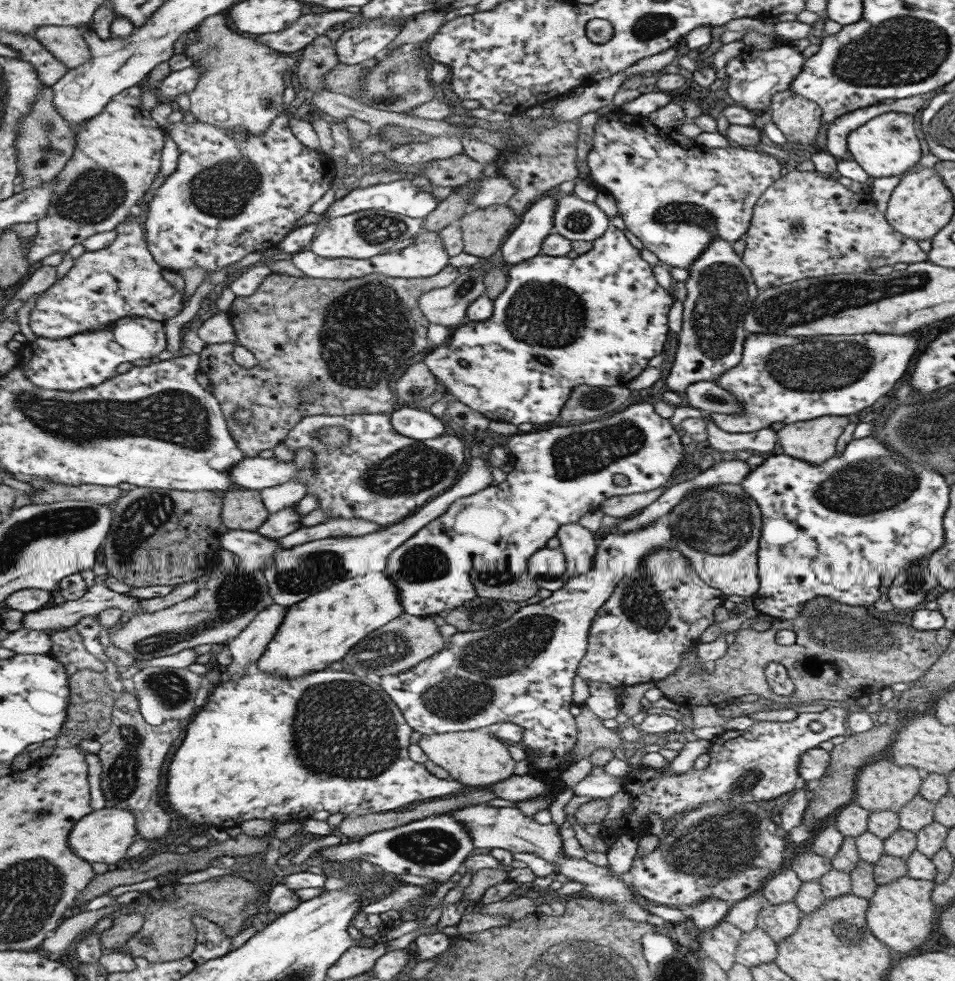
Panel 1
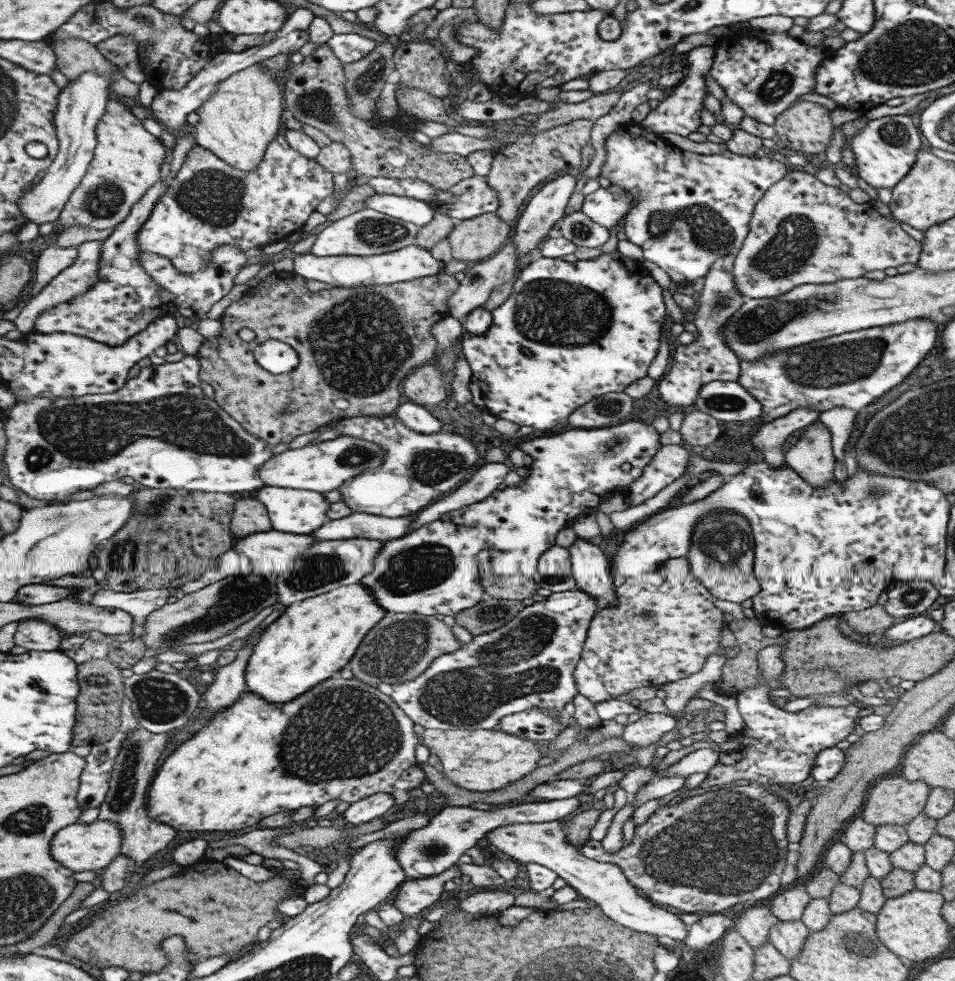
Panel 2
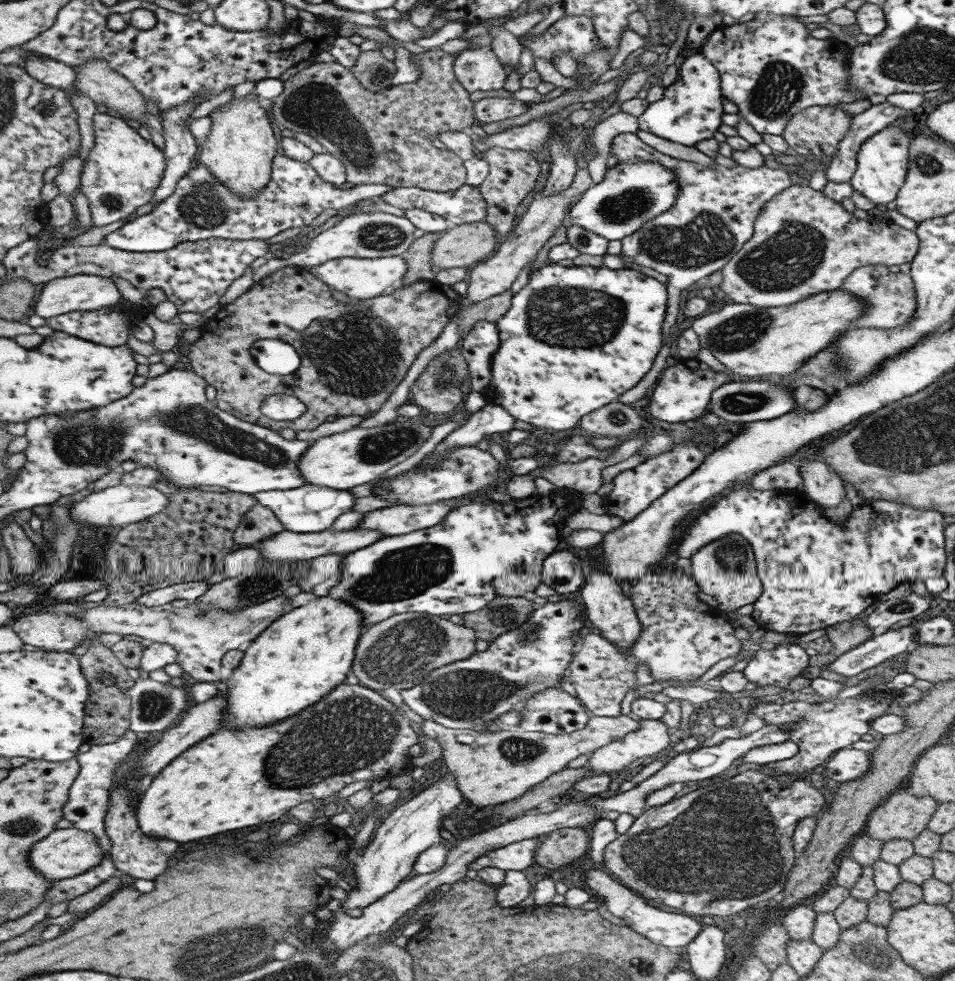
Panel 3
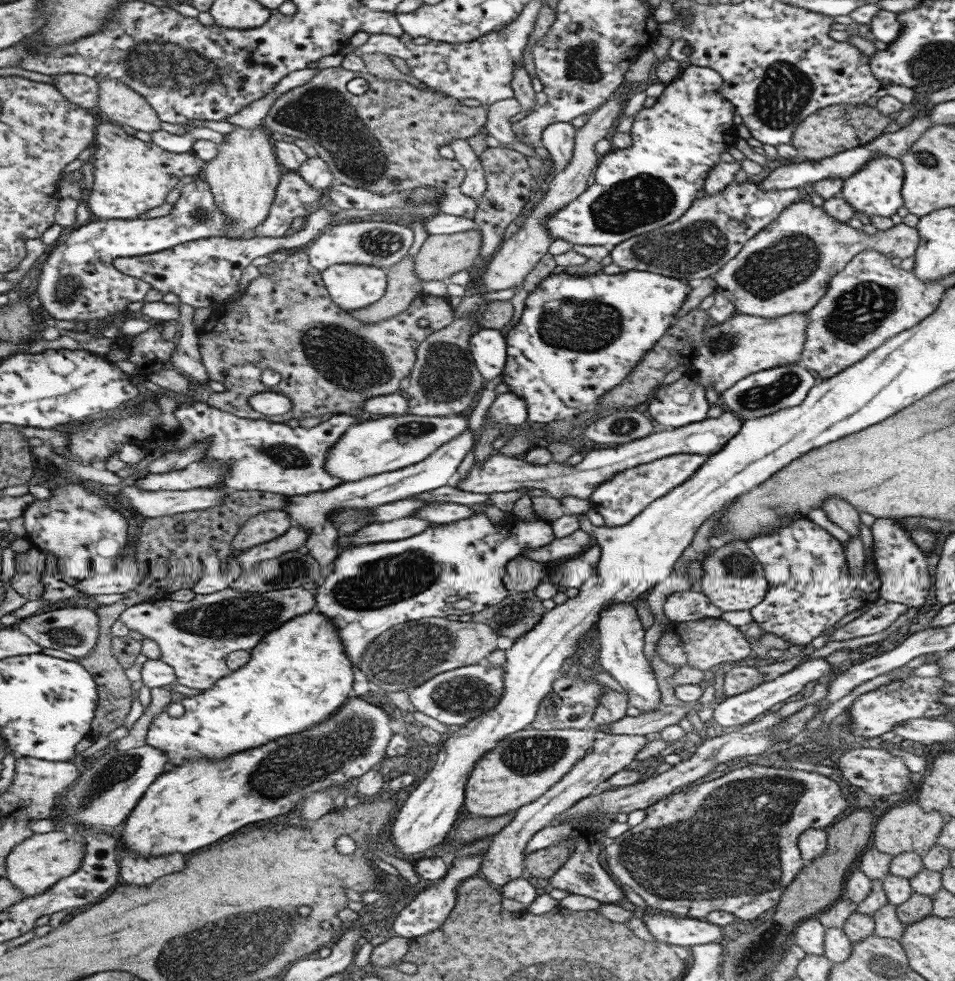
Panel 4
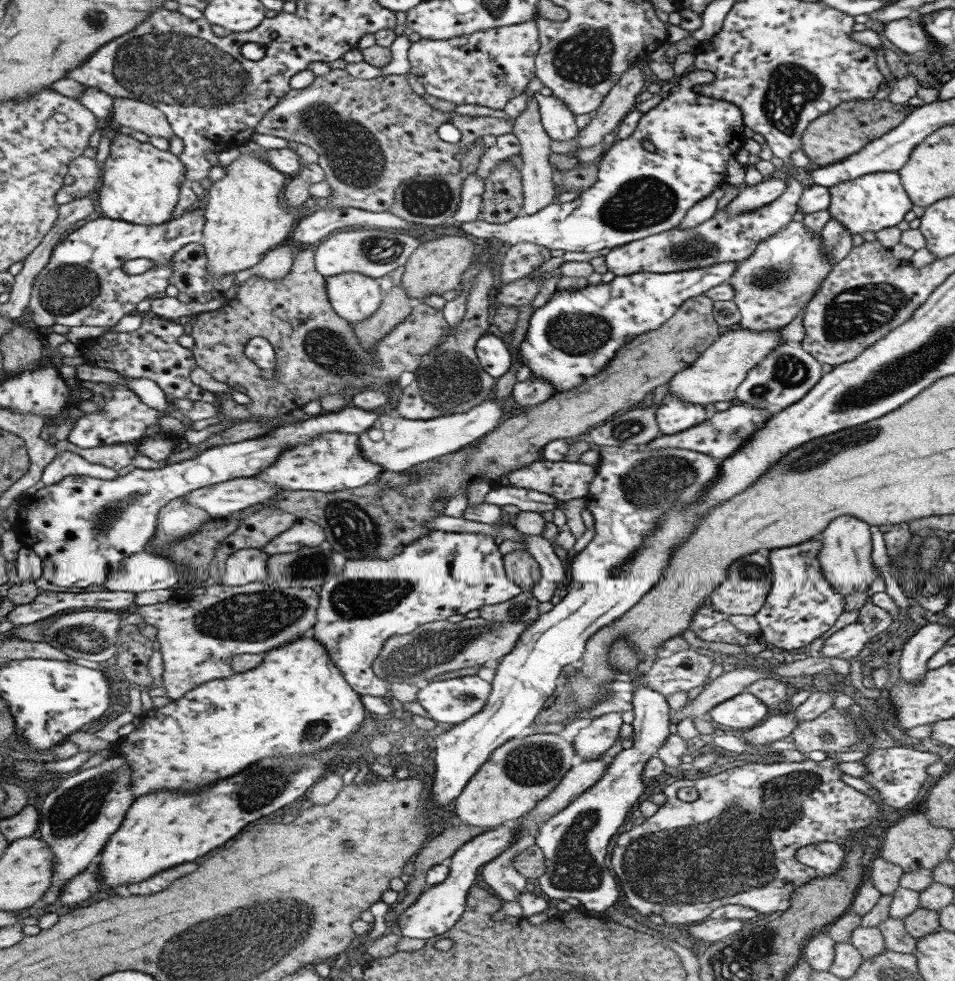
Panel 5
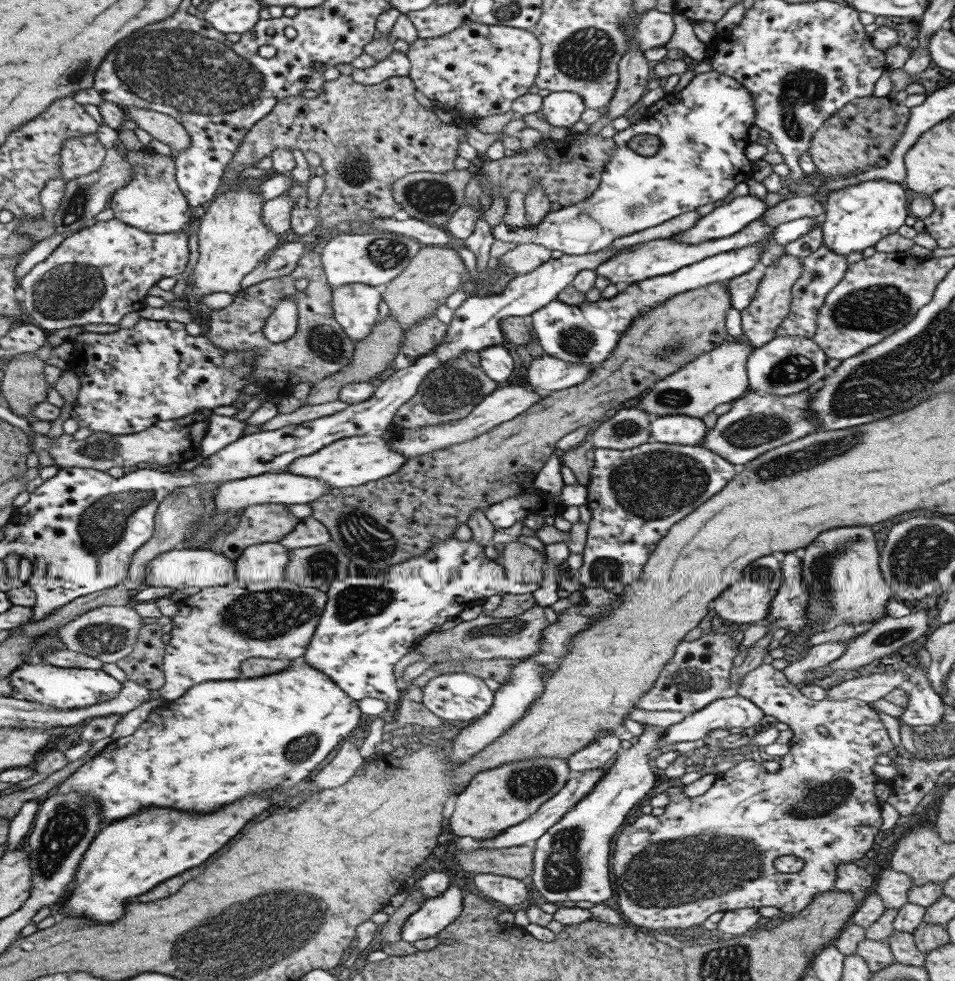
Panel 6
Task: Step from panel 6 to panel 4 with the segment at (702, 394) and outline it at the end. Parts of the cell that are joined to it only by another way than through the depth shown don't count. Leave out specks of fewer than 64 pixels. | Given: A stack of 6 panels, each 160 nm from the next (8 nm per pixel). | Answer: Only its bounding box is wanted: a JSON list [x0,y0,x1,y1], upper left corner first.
[691,311,808,396]

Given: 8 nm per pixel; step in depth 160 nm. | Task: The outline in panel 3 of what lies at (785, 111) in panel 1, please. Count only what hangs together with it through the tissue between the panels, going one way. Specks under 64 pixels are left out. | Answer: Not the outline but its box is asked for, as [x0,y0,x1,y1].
[780,106,853,160]

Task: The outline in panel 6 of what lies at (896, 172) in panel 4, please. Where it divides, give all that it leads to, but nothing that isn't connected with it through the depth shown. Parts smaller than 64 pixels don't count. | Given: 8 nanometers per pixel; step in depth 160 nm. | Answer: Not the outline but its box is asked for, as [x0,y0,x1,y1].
[820,180,909,255]

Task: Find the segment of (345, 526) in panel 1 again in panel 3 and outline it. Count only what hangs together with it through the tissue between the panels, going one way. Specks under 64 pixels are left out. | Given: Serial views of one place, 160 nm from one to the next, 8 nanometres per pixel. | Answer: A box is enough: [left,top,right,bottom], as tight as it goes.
[360,501,451,537]

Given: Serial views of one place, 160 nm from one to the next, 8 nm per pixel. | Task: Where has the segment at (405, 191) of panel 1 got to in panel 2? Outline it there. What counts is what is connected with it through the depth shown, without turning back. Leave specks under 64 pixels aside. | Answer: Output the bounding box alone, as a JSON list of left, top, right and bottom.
[366,193,432,225]

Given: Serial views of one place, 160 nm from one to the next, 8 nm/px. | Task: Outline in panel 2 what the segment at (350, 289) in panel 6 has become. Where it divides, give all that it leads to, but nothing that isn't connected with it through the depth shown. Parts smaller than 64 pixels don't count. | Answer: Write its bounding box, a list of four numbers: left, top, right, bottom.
[293,246,441,287]

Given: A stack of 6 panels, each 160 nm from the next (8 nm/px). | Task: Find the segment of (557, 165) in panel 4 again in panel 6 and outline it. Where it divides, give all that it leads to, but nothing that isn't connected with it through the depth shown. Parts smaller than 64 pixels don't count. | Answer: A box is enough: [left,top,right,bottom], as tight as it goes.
[539,92,585,129]

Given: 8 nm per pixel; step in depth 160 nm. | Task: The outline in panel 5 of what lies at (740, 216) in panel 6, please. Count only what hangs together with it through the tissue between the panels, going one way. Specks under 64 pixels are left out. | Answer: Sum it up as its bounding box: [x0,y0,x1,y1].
[724,178,787,217]

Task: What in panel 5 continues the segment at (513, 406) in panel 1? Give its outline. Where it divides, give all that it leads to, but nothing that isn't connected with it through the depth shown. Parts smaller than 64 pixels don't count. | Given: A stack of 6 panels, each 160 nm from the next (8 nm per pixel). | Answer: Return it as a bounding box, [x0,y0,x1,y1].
[518,262,736,392]

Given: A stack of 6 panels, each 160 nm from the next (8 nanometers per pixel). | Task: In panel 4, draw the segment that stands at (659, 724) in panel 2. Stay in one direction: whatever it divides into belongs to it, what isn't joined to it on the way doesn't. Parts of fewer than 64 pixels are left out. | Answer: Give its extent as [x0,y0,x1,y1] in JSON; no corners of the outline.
[479,734,647,886]

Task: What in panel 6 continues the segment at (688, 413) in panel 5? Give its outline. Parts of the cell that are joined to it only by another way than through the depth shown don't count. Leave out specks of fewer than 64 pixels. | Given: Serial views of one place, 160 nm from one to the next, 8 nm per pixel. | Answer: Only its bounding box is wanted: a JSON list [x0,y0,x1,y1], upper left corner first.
[648,414,707,445]

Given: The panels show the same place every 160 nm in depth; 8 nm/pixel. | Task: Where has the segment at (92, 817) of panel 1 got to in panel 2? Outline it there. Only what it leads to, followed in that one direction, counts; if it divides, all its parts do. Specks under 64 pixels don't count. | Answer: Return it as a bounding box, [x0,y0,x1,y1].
[51,819,124,872]

